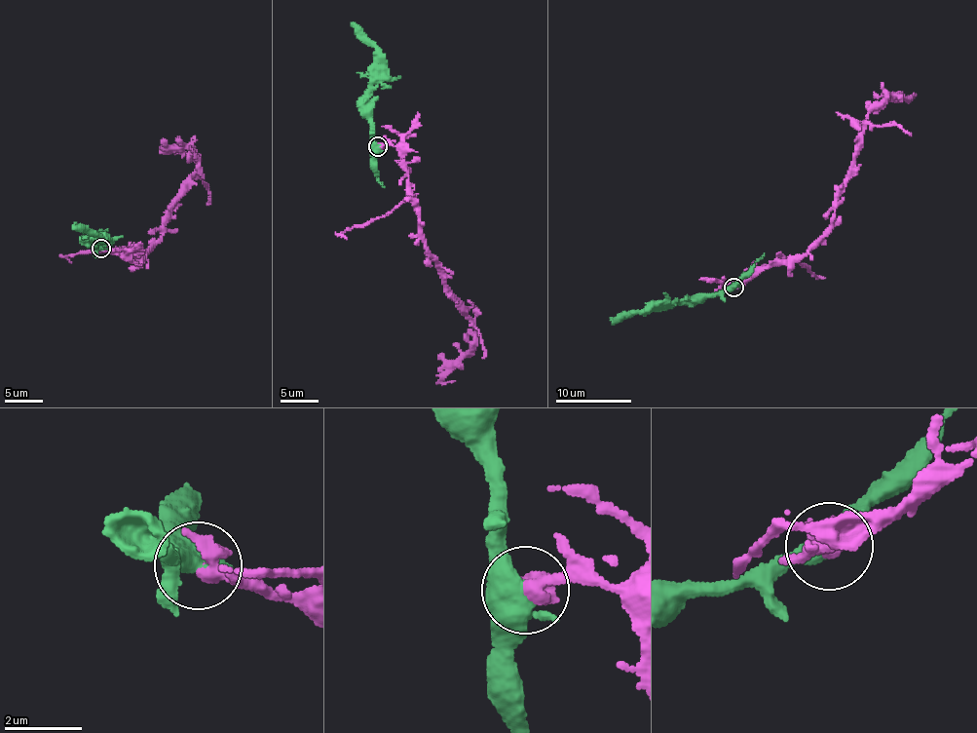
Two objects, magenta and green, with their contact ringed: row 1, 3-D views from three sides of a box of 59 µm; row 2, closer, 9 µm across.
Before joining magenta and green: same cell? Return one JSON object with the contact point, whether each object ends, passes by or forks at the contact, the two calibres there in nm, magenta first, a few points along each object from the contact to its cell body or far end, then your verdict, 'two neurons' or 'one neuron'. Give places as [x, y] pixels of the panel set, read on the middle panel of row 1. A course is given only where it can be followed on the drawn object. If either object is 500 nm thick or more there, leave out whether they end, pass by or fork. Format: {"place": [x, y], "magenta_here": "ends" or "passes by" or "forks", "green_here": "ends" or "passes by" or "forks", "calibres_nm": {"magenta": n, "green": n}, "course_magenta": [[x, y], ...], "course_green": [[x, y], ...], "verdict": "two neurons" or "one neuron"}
{"place": [377, 146], "calibres_nm": {"magenta": 500, "green": 500}, "course_magenta": [[378, 146], [396, 147], [418, 217], [418, 234], [475, 330], [475, 343], [443, 380], [455, 381]], "course_green": [[378, 146], [372, 130], [372, 71], [375, 44], [353, 23]], "verdict": "two neurons"}

